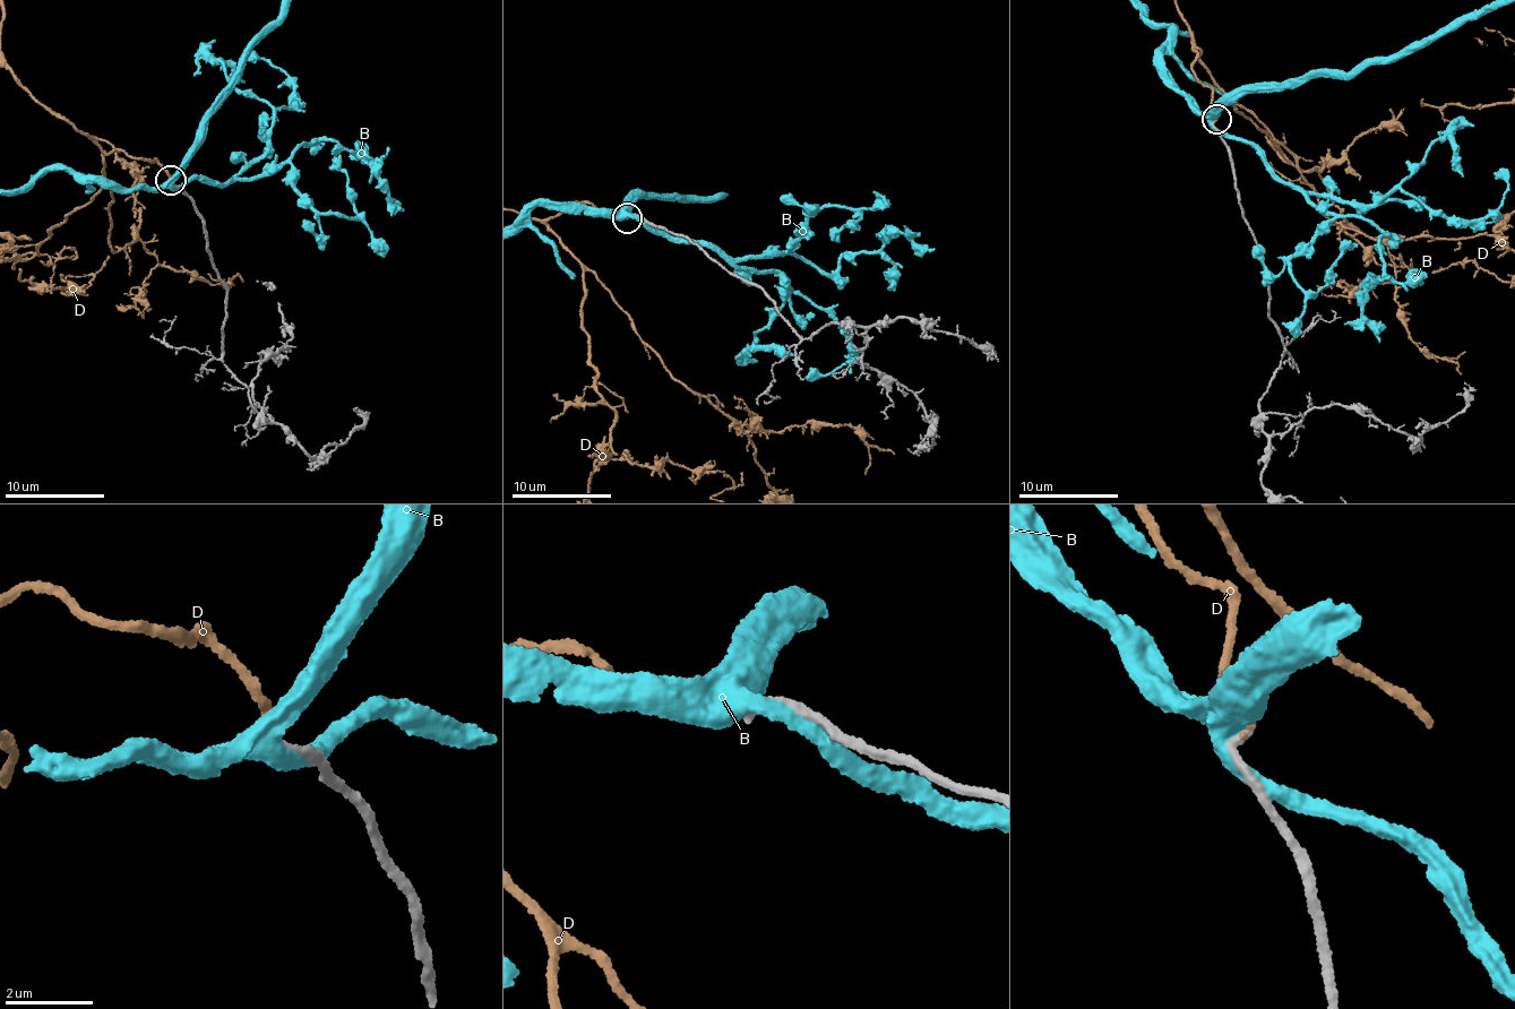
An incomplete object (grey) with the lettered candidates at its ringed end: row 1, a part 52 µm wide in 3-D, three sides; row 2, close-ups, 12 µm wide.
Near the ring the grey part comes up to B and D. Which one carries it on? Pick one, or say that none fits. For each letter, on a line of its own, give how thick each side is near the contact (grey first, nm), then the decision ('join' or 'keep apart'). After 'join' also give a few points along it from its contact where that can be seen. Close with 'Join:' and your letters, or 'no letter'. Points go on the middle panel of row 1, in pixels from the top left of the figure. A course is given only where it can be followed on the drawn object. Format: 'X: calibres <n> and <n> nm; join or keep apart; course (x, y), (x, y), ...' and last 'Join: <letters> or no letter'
B: calibres 280 and 360 nm; keep apart
D: calibres 200 and 180 nm; keep apart
Join: no letter

